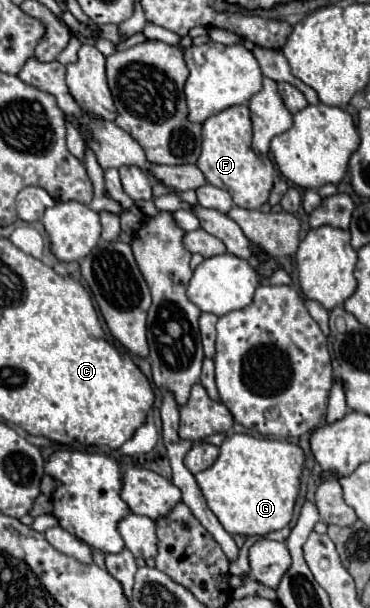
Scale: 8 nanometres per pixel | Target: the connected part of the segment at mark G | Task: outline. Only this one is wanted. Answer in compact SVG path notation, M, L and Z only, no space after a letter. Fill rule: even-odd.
M231 433L221 443L217 461L195 475L209 509L231 535L265 535L289 525L299 495L305 455L289 441Z

